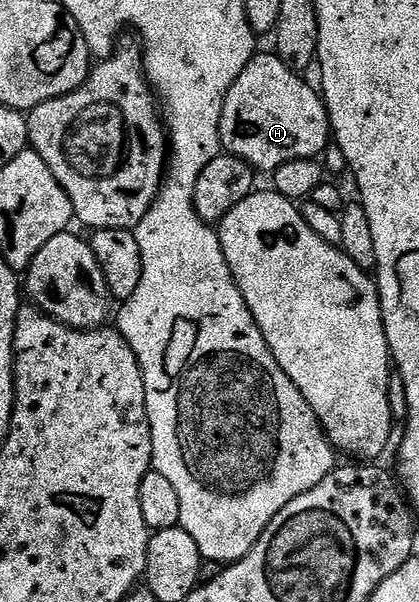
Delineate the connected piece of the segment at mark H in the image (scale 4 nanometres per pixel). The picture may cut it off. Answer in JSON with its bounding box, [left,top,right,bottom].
[219,53,332,173]

